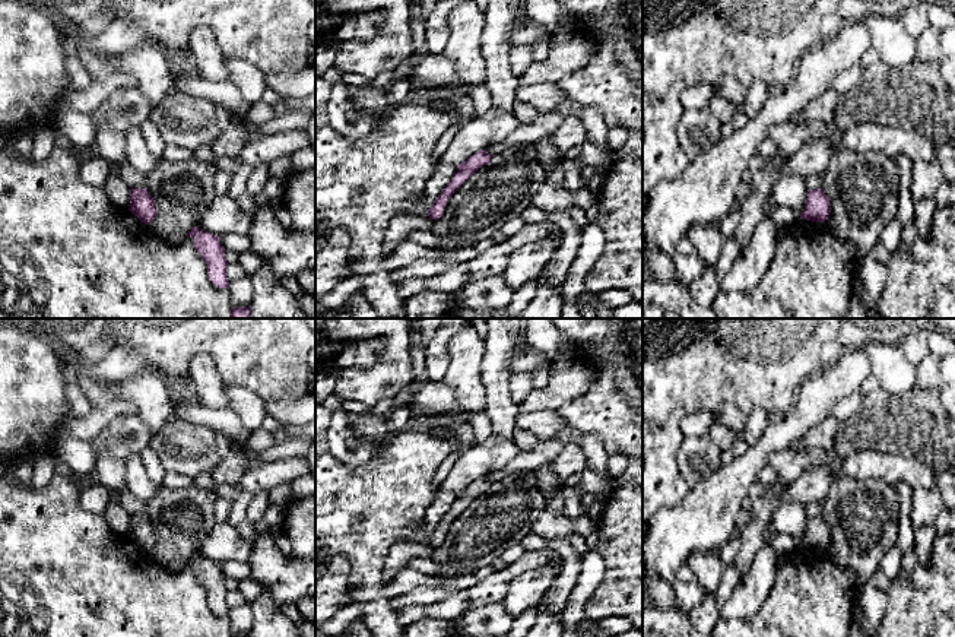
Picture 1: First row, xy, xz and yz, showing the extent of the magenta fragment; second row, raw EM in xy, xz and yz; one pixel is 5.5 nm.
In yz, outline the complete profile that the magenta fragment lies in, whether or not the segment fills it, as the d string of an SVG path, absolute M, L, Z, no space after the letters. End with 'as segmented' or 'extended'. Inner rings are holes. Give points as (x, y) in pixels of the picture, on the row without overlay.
M816 516L813 519L809 519L800 545L812 549L825 549L829 545L829 541L831 532L824 517Z; as segmented

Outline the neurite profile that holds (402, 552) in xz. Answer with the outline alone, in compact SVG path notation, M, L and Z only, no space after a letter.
M410 539L396 542L390 548L386 558L386 564L381 574L383 584L391 581L397 576L397 573L404 568L412 560L431 560L434 551L435 546L429 543L413 542Z

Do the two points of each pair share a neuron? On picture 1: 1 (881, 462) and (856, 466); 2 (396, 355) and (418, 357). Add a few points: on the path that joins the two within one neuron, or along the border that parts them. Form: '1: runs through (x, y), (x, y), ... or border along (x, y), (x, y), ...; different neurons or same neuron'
1: runs through (875, 465), (862, 465); same neuron
2: border along (409, 333), (409, 360), (415, 377); different neurons

